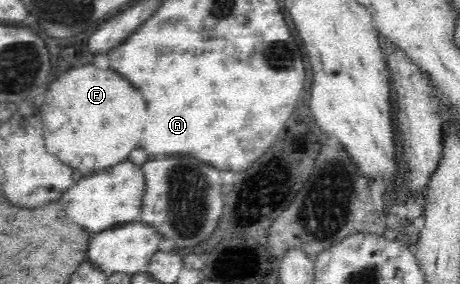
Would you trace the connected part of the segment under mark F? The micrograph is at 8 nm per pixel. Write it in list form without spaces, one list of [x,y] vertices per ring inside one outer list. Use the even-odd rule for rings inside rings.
[[[92,67],[70,69],[56,83],[52,83],[50,95],[48,91],[46,94],[40,110],[43,115],[45,148],[68,167],[78,170],[83,178],[126,162],[128,155],[138,148],[140,133],[144,131],[146,121],[146,105],[142,105],[144,101],[136,87],[114,71],[96,71]]]

